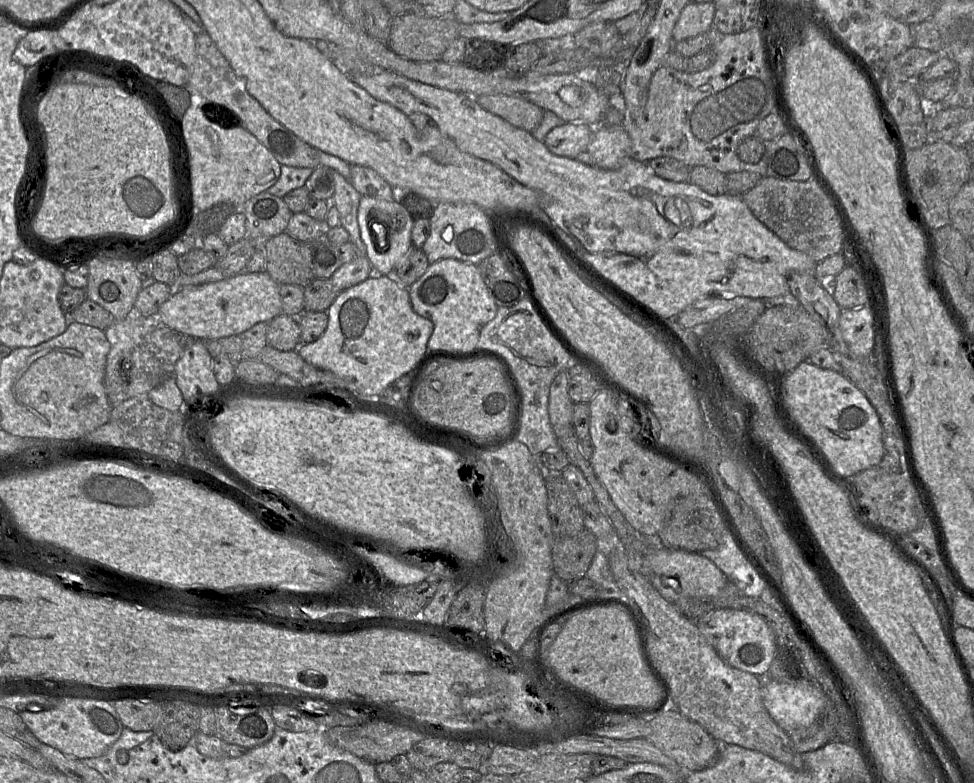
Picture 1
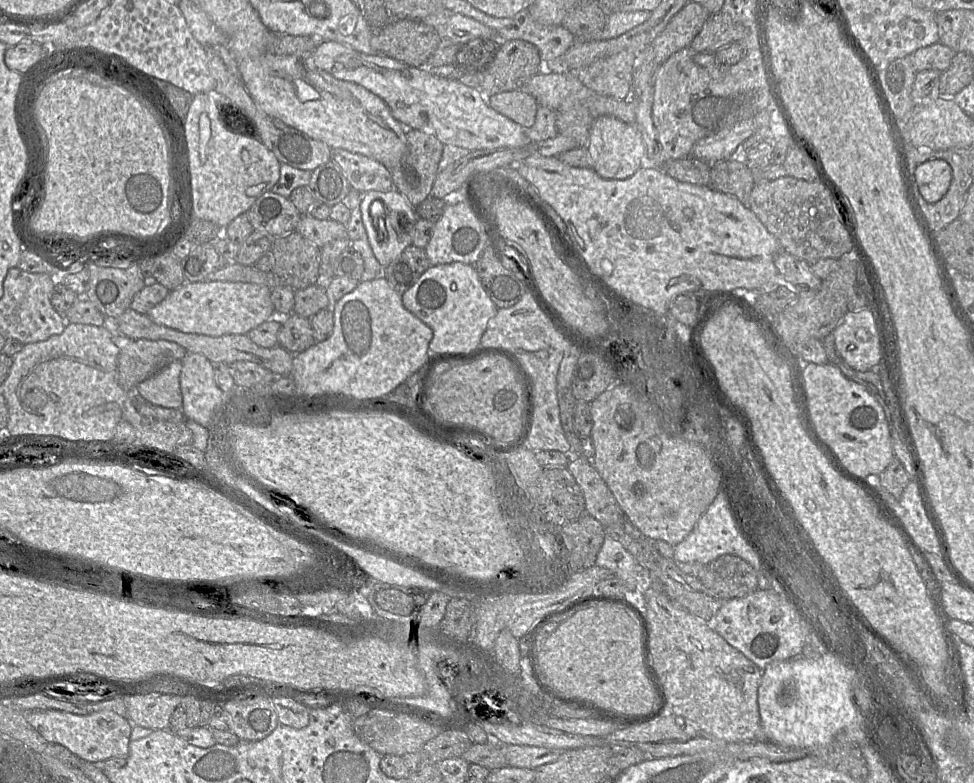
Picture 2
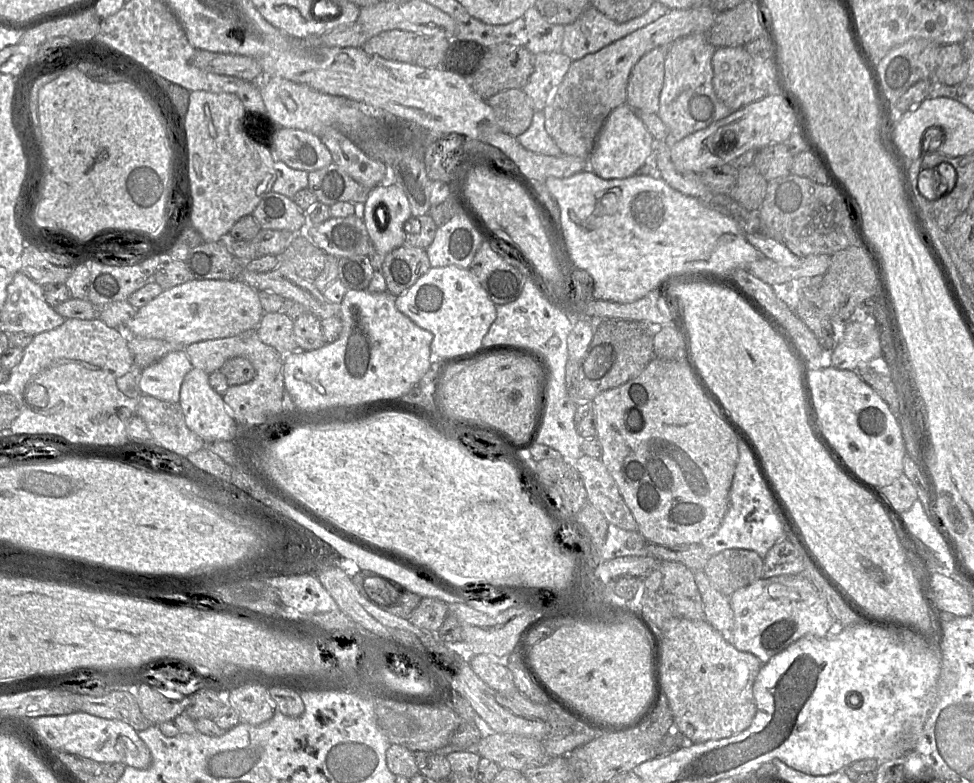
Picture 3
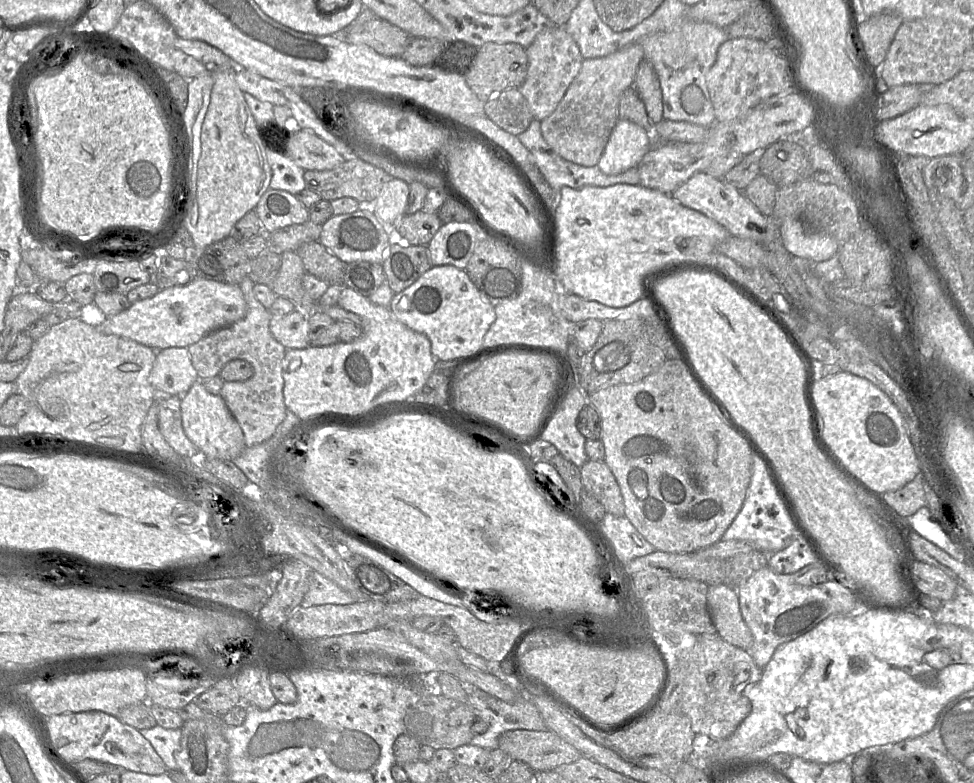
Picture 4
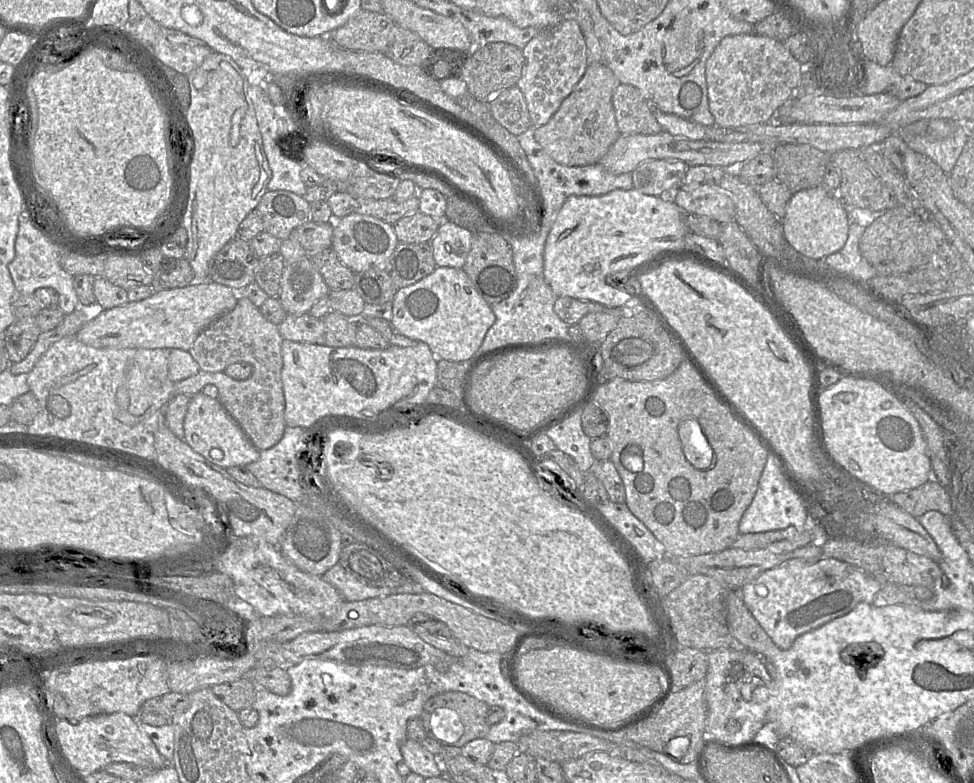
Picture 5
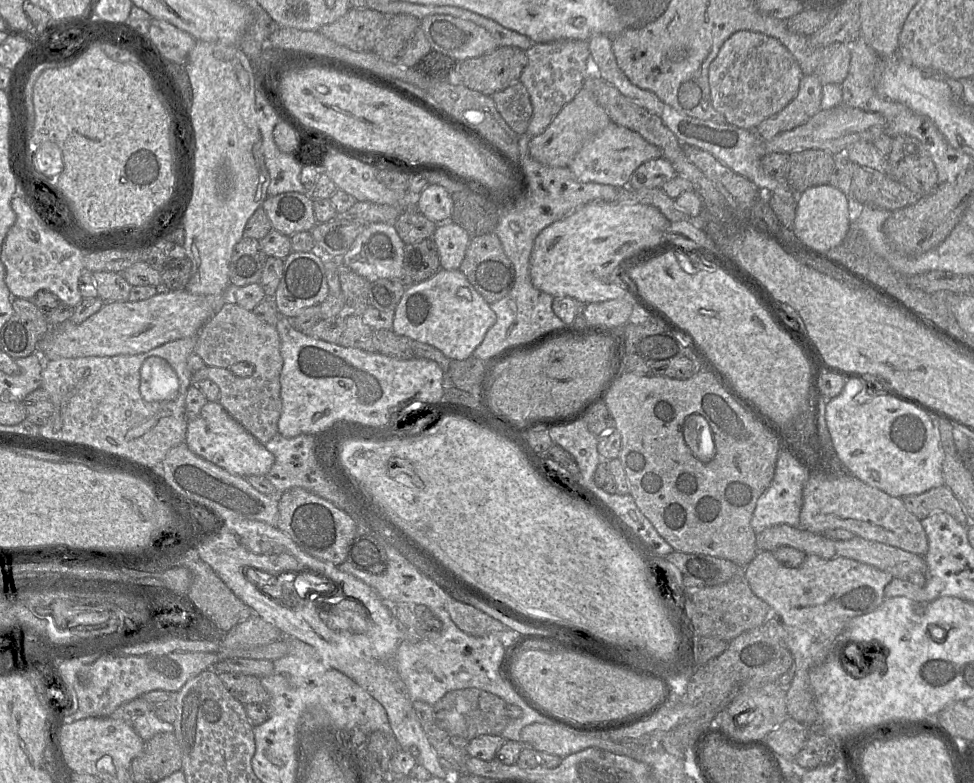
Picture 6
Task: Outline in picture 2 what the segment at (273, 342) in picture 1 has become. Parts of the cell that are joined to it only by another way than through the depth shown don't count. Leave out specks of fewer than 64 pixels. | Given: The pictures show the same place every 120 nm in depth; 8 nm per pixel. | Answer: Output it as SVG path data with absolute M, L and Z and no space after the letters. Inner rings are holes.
M296 314L280 318L282 318L282 326L278 332L279 346L291 354L298 354L315 343L309 318Z

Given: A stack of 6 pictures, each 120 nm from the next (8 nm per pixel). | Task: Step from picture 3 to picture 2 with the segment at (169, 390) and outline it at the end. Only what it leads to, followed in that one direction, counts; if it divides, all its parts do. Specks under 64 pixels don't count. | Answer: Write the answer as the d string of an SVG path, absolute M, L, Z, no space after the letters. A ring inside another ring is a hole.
M174 361L136 386L136 392L151 404L171 409L182 408L180 390L181 361Z

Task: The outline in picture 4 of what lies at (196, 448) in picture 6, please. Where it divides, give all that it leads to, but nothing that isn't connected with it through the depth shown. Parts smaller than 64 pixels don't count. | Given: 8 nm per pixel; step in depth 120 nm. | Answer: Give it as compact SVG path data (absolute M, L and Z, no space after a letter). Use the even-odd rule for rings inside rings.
M201 380L181 397L182 427L188 439L199 449L200 457L233 461L246 448L243 431L220 395L210 394Z

